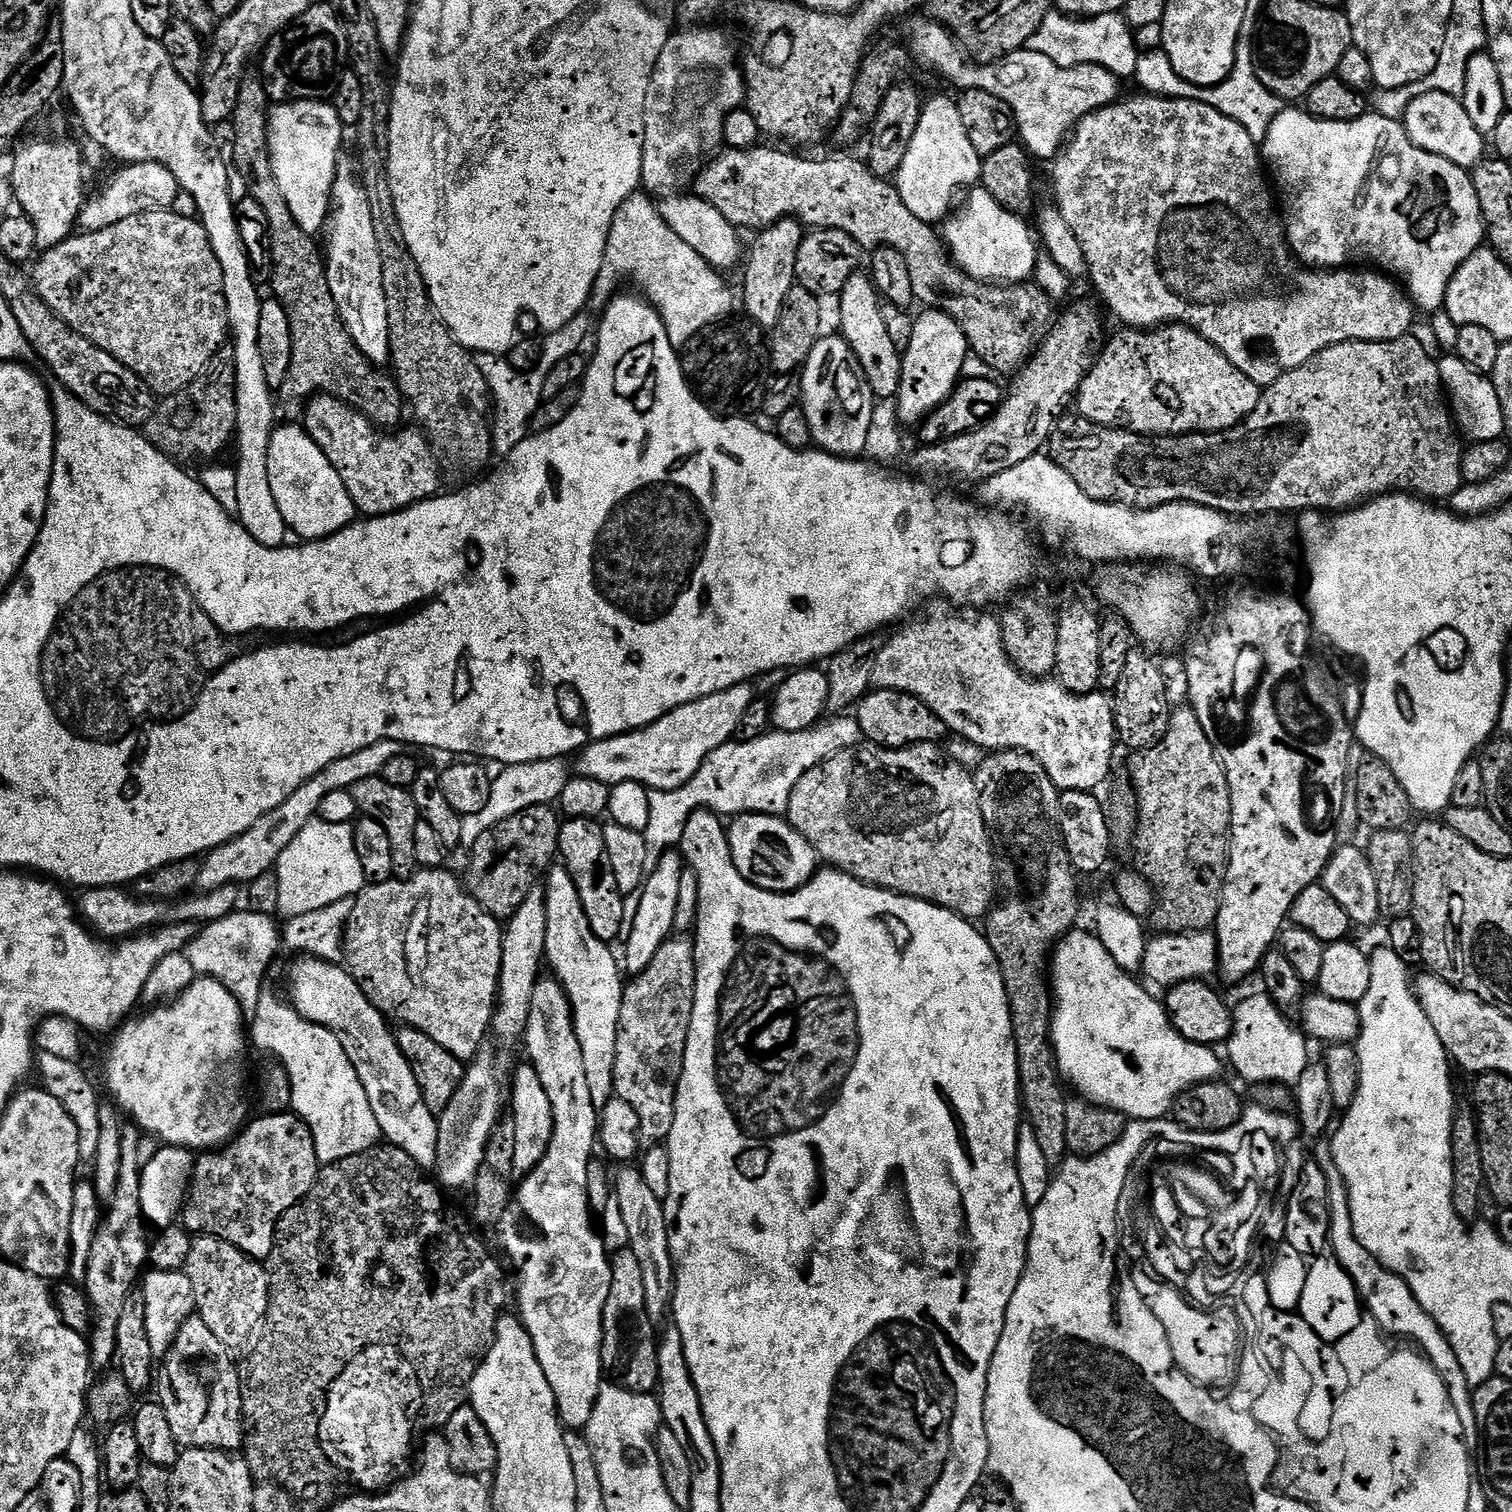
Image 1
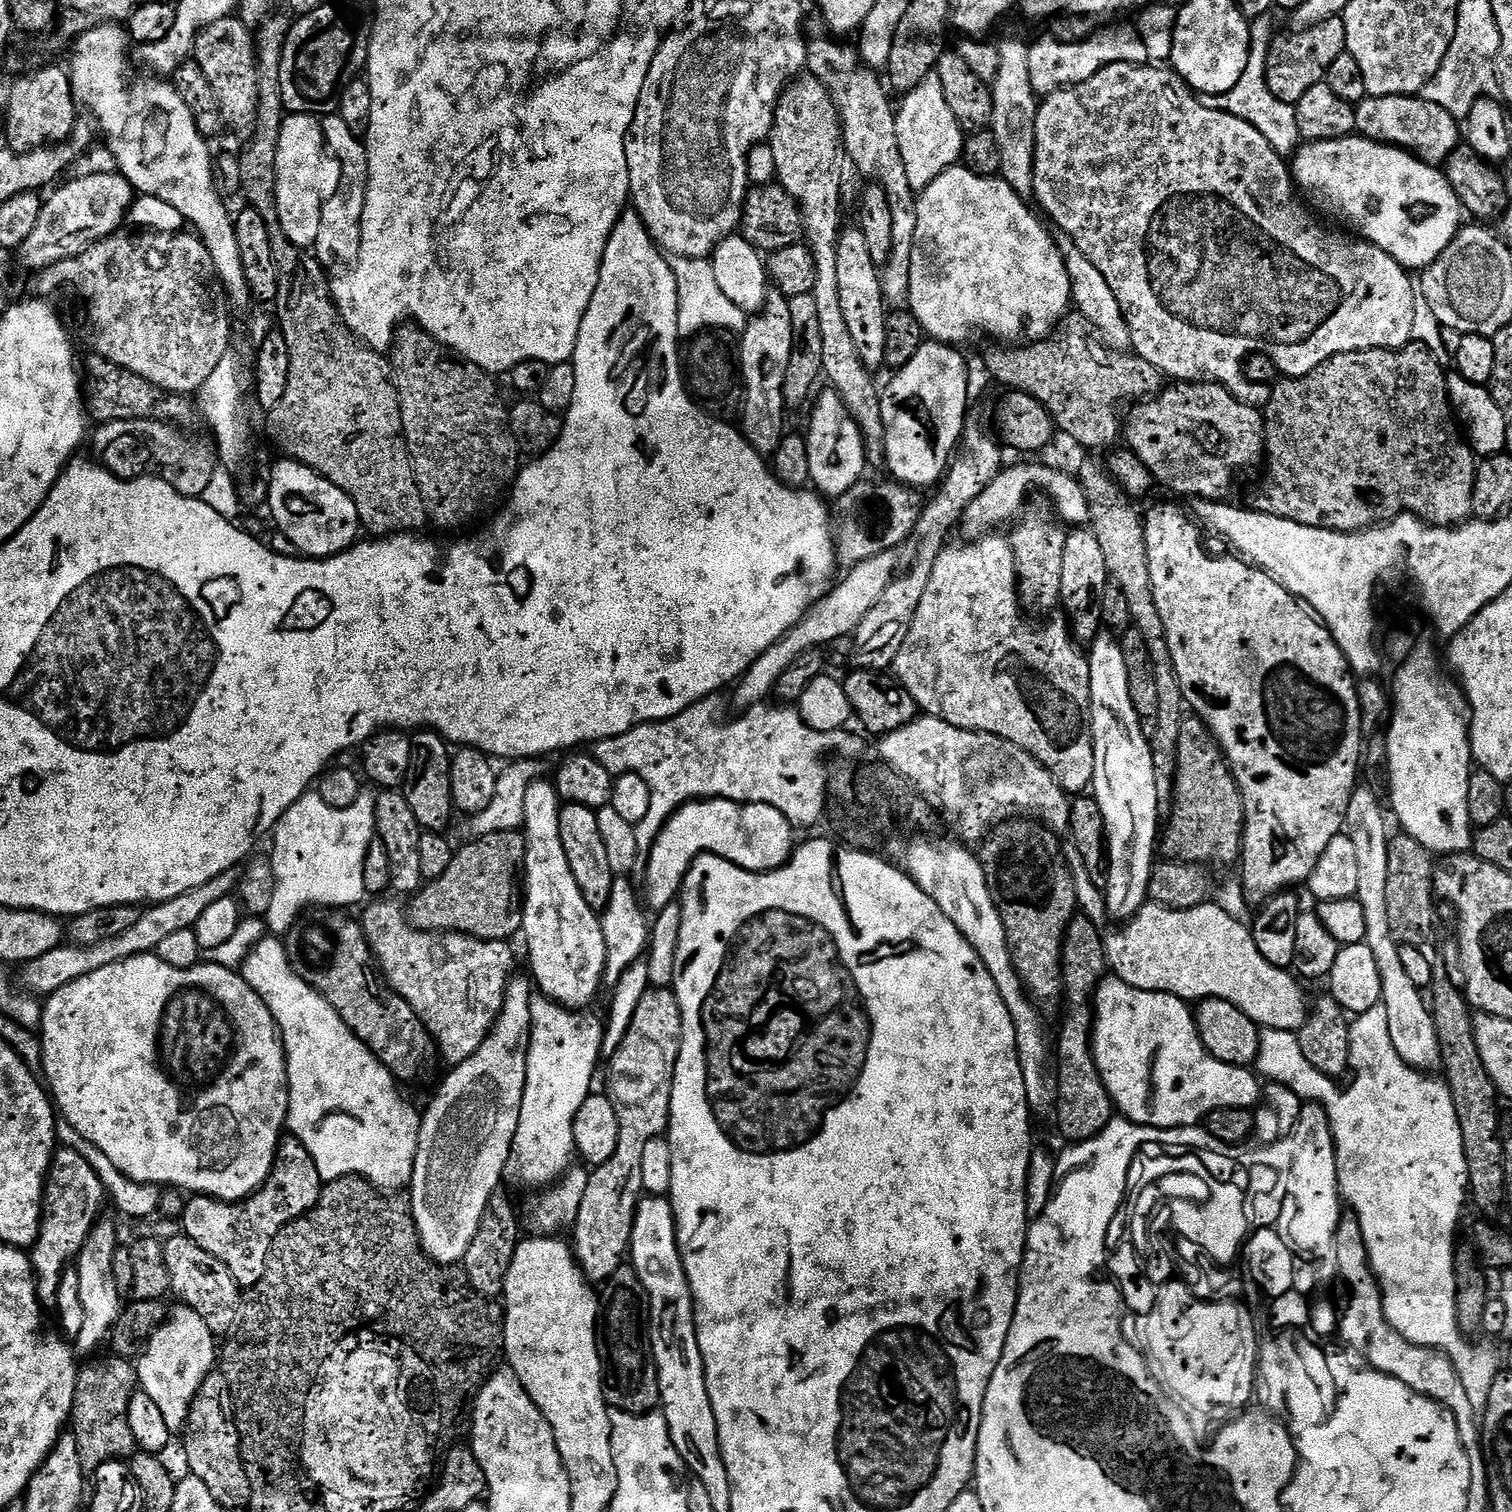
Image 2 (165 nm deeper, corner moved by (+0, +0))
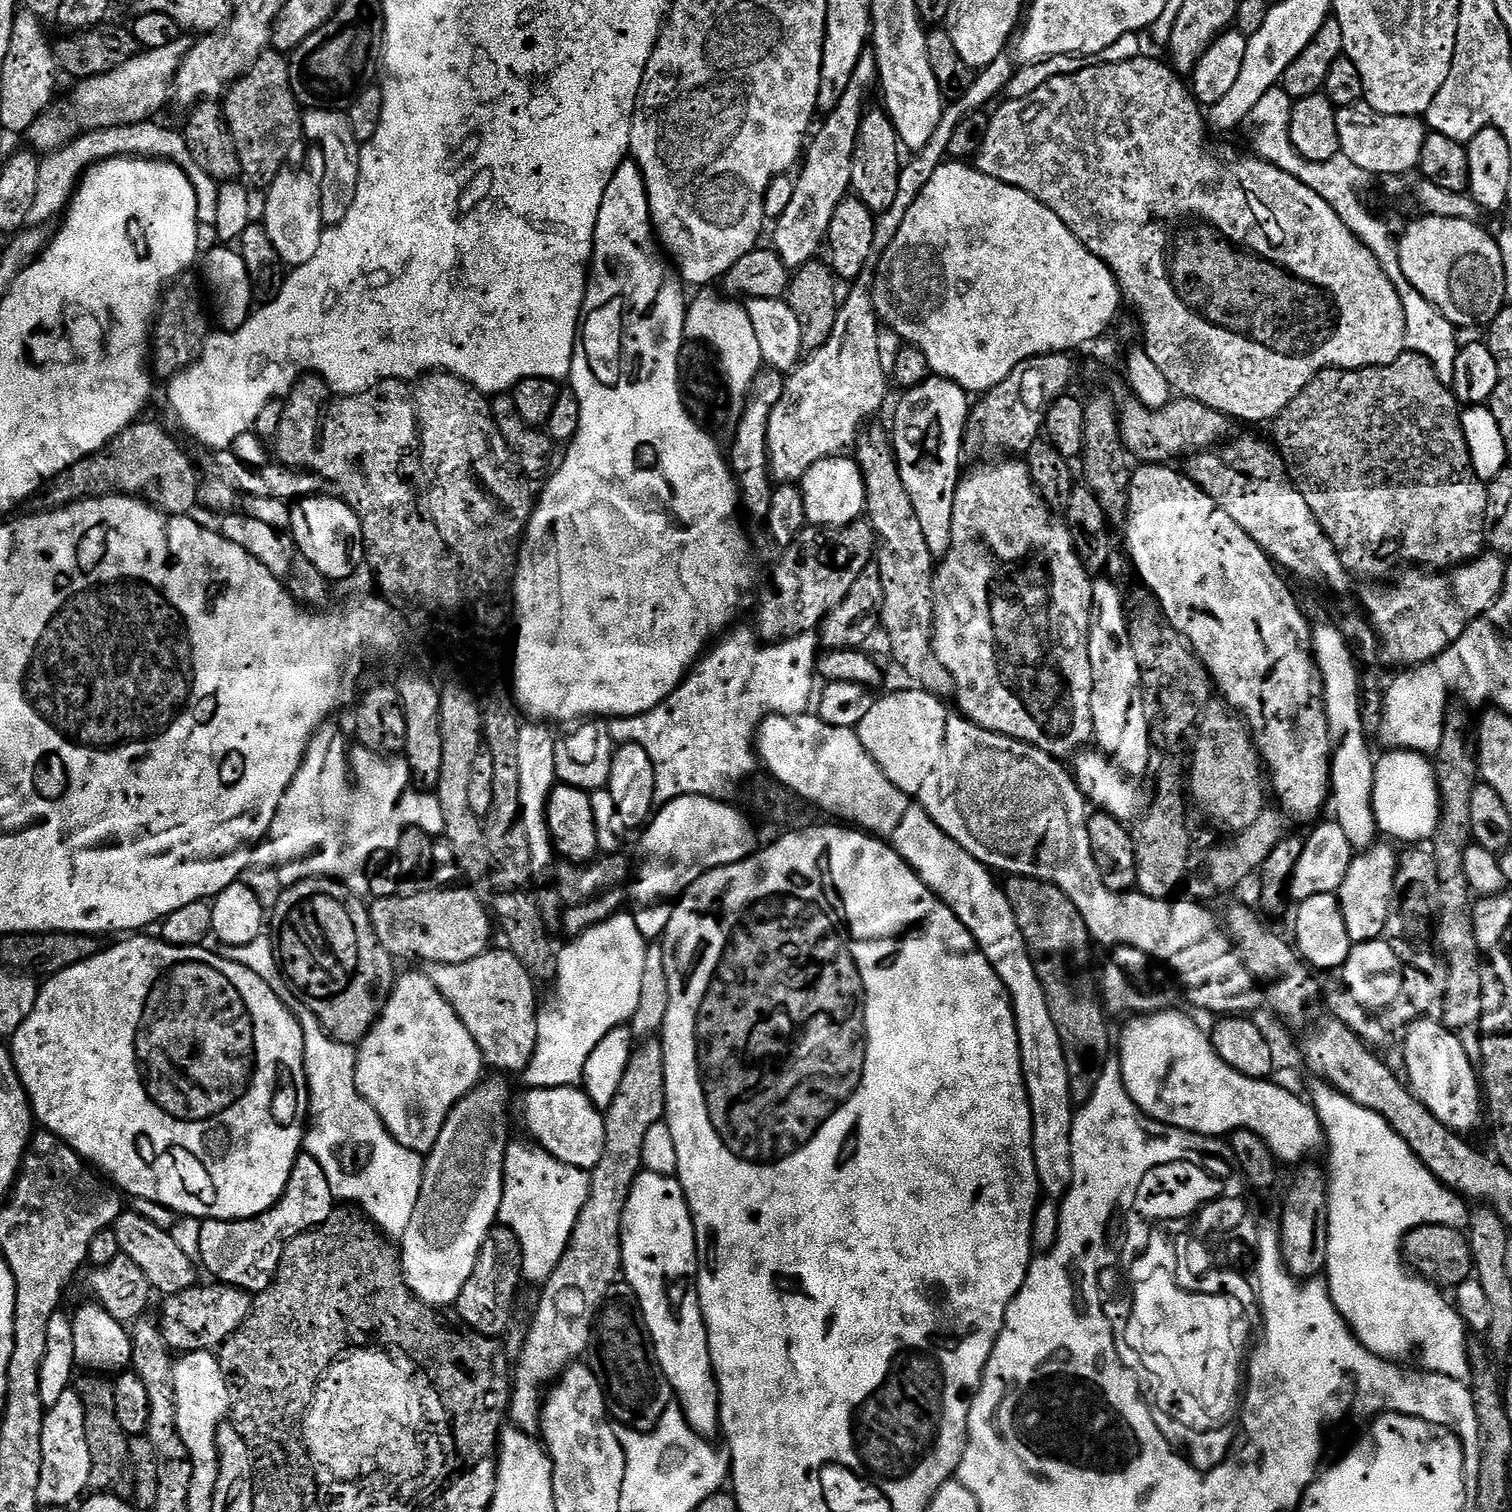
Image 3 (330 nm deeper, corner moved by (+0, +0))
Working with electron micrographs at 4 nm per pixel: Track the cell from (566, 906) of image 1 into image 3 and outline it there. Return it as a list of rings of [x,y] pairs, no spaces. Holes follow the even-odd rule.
[[[524,722],[521,723],[518,734],[518,770],[520,771],[520,797],[522,797],[522,810],[520,820],[526,826],[526,842],[530,842],[530,854],[532,855],[532,871],[540,874],[548,867],[553,867],[554,849],[552,847],[552,835],[548,829],[546,810],[548,809],[548,796],[556,787],[556,767],[554,766],[554,746],[557,737],[547,723]]]

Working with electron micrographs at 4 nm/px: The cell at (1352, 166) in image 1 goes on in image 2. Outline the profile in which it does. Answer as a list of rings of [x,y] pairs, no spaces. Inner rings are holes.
[[[1353,134],[1341,140],[1301,143],[1290,160],[1292,179],[1309,205],[1317,204],[1328,216],[1349,220],[1359,235],[1378,246],[1404,269],[1430,267],[1450,246],[1462,227],[1462,205],[1439,167],[1426,164],[1411,152]]]

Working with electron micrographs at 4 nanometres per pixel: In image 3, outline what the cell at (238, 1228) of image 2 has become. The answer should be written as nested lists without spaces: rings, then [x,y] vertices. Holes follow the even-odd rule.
[[[307,1151],[296,1157],[286,1190],[270,1210],[249,1220],[206,1220],[201,1223],[199,1263],[213,1281],[240,1288],[246,1293],[264,1292],[271,1286],[284,1248],[295,1236],[326,1223],[334,1210],[334,1197],[326,1170]]]

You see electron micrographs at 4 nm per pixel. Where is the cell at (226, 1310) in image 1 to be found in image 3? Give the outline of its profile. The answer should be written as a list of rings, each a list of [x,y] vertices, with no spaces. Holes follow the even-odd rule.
[[[133,1210],[121,1211],[114,1227],[118,1234],[120,1255],[130,1258],[130,1262],[137,1264],[138,1270],[146,1274],[150,1286],[161,1297],[173,1296],[187,1288],[196,1287],[198,1283],[197,1265],[193,1257],[182,1254],[182,1250],[178,1250],[171,1231],[160,1229],[154,1222],[148,1221],[142,1214]]]

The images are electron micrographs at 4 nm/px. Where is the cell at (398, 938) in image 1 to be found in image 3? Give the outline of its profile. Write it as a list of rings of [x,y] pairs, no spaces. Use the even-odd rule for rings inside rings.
[[[489,950],[470,962],[431,965],[426,974],[442,998],[454,1006],[485,1061],[504,1072],[523,1073],[536,1049],[538,1015],[535,979],[523,962],[513,952]]]

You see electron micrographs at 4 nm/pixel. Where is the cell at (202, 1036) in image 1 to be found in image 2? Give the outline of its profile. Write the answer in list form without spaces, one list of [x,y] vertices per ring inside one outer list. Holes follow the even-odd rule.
[[[155,954],[135,956],[114,962],[114,966],[102,966],[102,970],[94,970],[94,974],[86,974],[86,978],[70,982],[70,986],[62,986],[43,1001],[42,1007],[44,1013],[38,1037],[42,1076],[44,1074],[51,1099],[59,1115],[82,1138],[100,1148],[122,1175],[138,1183],[167,1186],[184,1194],[213,1196],[216,1200],[229,1202],[245,1200],[264,1185],[272,1173],[272,1164],[288,1123],[288,1057],[284,1055],[280,1030],[266,1002],[262,1002],[239,971],[211,962],[201,962],[193,968],[179,968],[170,966],[170,962],[162,962],[162,958]]]

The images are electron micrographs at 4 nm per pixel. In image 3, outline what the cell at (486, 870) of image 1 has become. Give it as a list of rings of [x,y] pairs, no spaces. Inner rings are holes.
[[[432,886],[429,892],[372,900],[370,915],[380,945],[393,958],[425,960],[428,966],[470,962],[470,958],[478,958],[489,951],[492,928],[494,932],[493,917],[485,901],[483,904],[470,889],[460,887]]]

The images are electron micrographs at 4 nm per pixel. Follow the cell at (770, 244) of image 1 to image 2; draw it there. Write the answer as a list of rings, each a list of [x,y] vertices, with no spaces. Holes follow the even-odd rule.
[[[769,291],[762,311],[749,319],[738,340],[740,373],[744,375],[744,410],[738,424],[746,442],[765,458],[776,453],[786,435],[782,385],[786,383],[786,370],[790,367],[790,354],[794,350],[794,326],[790,322],[788,301],[789,297],[781,292]]]

